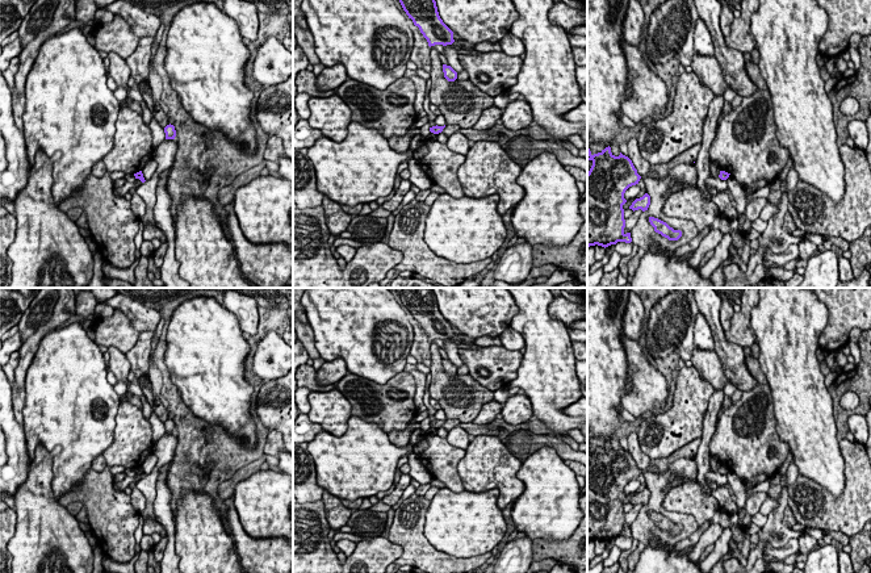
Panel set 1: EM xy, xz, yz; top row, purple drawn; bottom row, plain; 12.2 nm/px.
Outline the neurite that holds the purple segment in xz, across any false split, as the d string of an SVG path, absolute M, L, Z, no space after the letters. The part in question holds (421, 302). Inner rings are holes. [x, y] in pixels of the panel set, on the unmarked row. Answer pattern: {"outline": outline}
{"outline": "M394 288L403 305L419 322L428 340L452 339L453 326L443 317L439 310L436 296L432 288Z"}

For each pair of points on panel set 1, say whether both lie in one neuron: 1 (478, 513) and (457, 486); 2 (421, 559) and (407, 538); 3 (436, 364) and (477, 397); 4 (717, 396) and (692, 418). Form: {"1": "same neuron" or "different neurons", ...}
{"1": "different neurons", "2": "same neuron", "3": "same neuron", "4": "different neurons"}

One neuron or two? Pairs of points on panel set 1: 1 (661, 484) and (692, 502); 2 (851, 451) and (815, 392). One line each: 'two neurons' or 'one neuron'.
1: two neurons
2: two neurons

